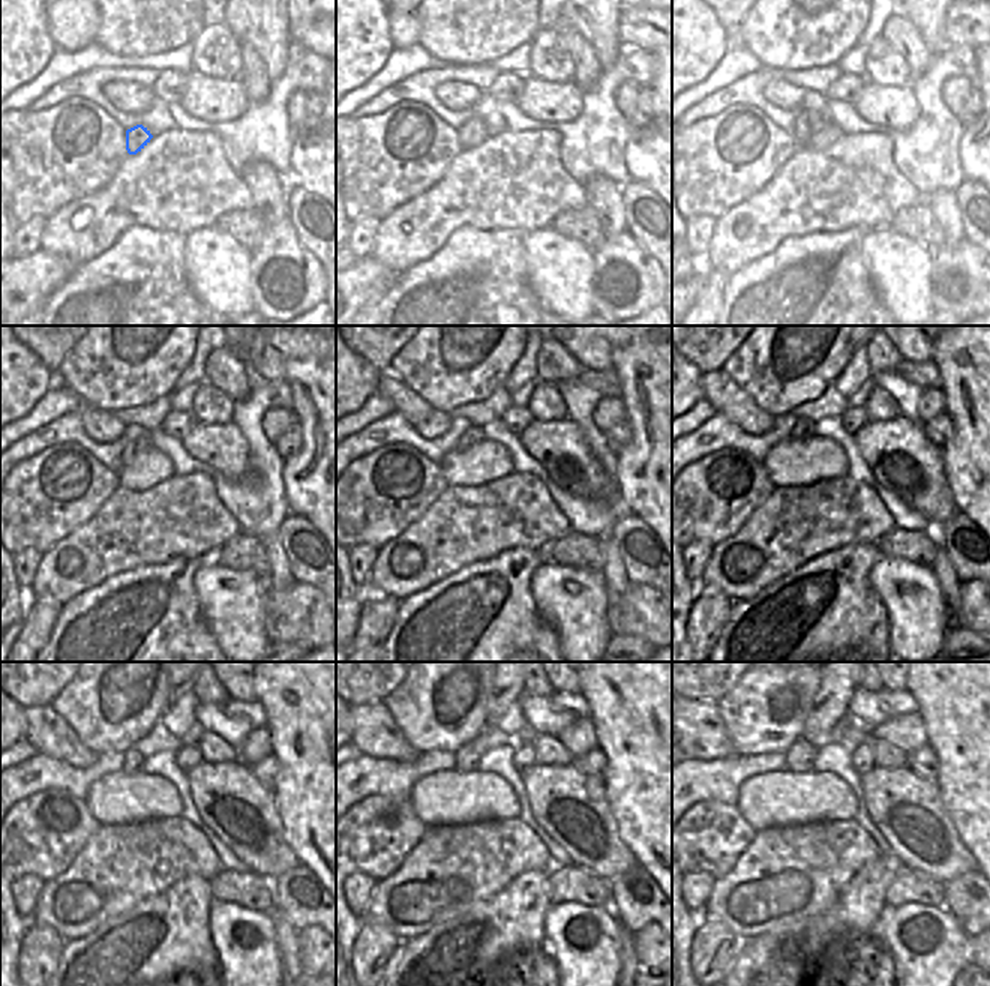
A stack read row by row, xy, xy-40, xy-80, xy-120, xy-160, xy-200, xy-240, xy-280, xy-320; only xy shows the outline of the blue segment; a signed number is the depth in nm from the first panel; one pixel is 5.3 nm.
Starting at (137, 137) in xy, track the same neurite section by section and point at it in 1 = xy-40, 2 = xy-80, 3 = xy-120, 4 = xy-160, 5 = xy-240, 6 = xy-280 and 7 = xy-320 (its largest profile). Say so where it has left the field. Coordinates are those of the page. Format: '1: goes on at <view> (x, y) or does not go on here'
1: goes on at xy-40 (474, 132)
2: goes on at xy-80 (807, 122)
3: goes on at xy-120 (135, 447)
4: goes on at xy-160 (474, 434)
5: goes on at xy-240 (132, 761)
6: goes on at xy-280 (467, 757)
7: goes on at xy-320 (800, 757)

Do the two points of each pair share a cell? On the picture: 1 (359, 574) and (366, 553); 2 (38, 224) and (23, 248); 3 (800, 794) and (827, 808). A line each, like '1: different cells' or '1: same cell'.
1: same cell
2: same cell
3: same cell

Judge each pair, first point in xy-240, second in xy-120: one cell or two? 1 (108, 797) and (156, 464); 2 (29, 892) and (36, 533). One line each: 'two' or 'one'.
1: one
2: two

